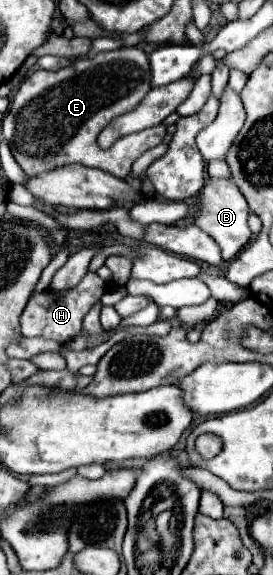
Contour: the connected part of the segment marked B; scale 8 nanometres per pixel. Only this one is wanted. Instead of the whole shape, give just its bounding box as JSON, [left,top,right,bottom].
[196,178,252,260]

